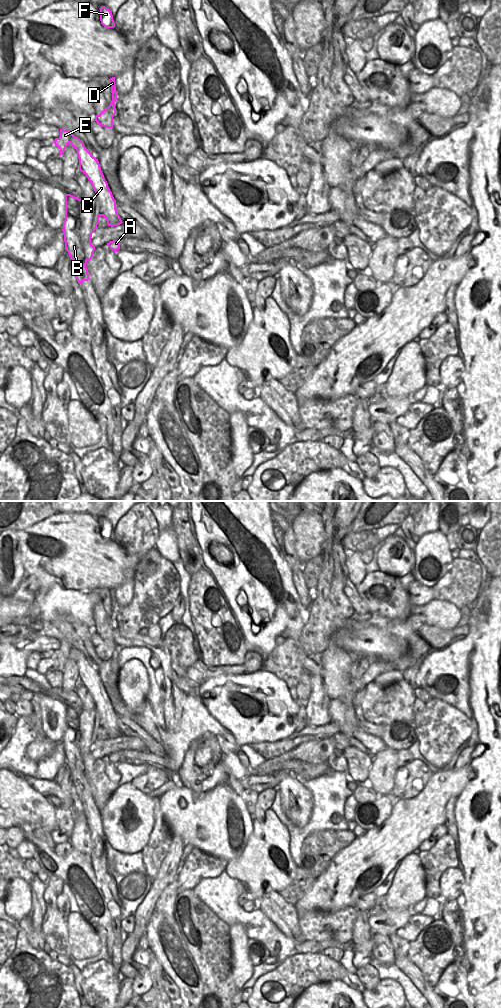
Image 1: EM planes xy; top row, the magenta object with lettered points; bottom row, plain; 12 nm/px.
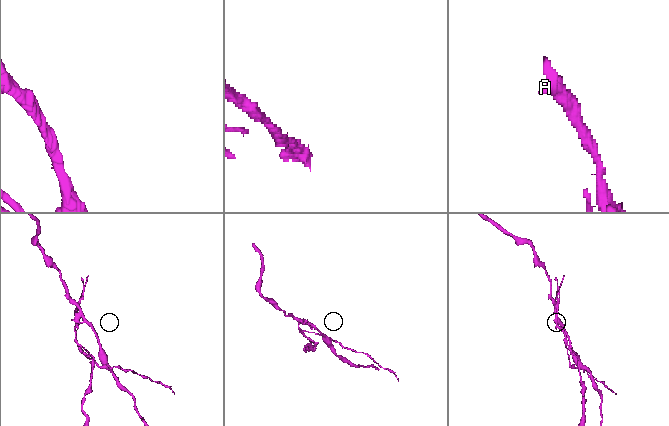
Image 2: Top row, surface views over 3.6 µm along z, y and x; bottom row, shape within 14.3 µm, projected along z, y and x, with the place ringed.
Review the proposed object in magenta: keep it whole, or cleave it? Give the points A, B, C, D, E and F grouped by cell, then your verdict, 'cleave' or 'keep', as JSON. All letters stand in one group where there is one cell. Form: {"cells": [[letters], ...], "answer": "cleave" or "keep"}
{"cells": [["A", "C", "E"], ["B", "D", "F"]], "answer": "cleave"}

